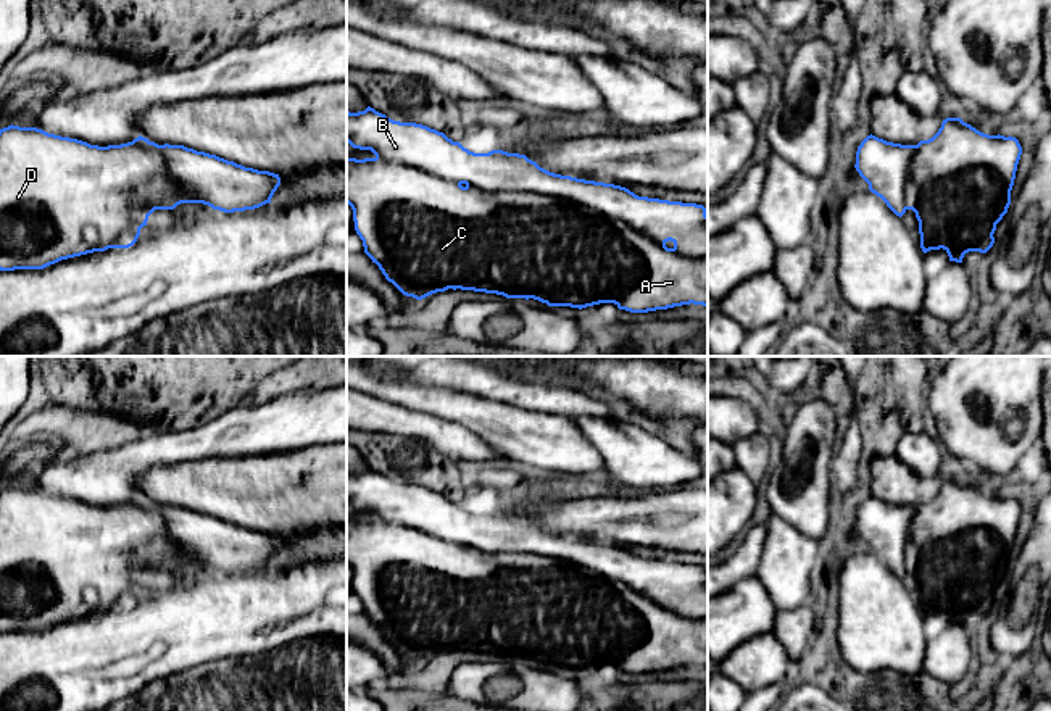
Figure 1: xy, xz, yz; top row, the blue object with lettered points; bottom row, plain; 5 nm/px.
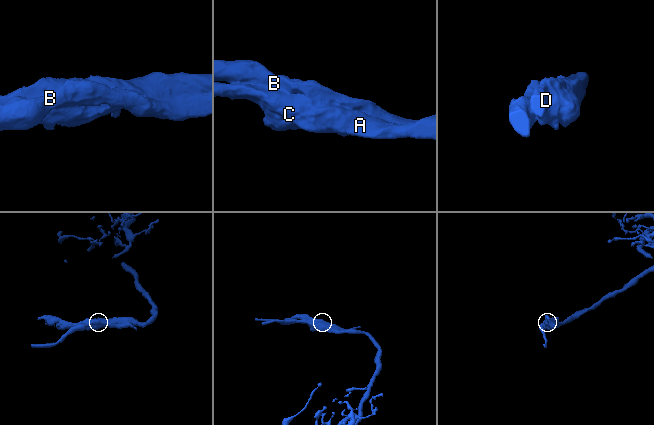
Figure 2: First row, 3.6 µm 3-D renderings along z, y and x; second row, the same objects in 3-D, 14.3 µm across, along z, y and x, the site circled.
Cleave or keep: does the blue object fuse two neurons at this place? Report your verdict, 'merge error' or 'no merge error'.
merge error

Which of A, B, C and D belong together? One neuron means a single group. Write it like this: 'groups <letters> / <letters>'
groups A C D / B

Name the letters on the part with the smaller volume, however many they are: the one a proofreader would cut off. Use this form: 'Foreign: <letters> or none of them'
Foreign: B

